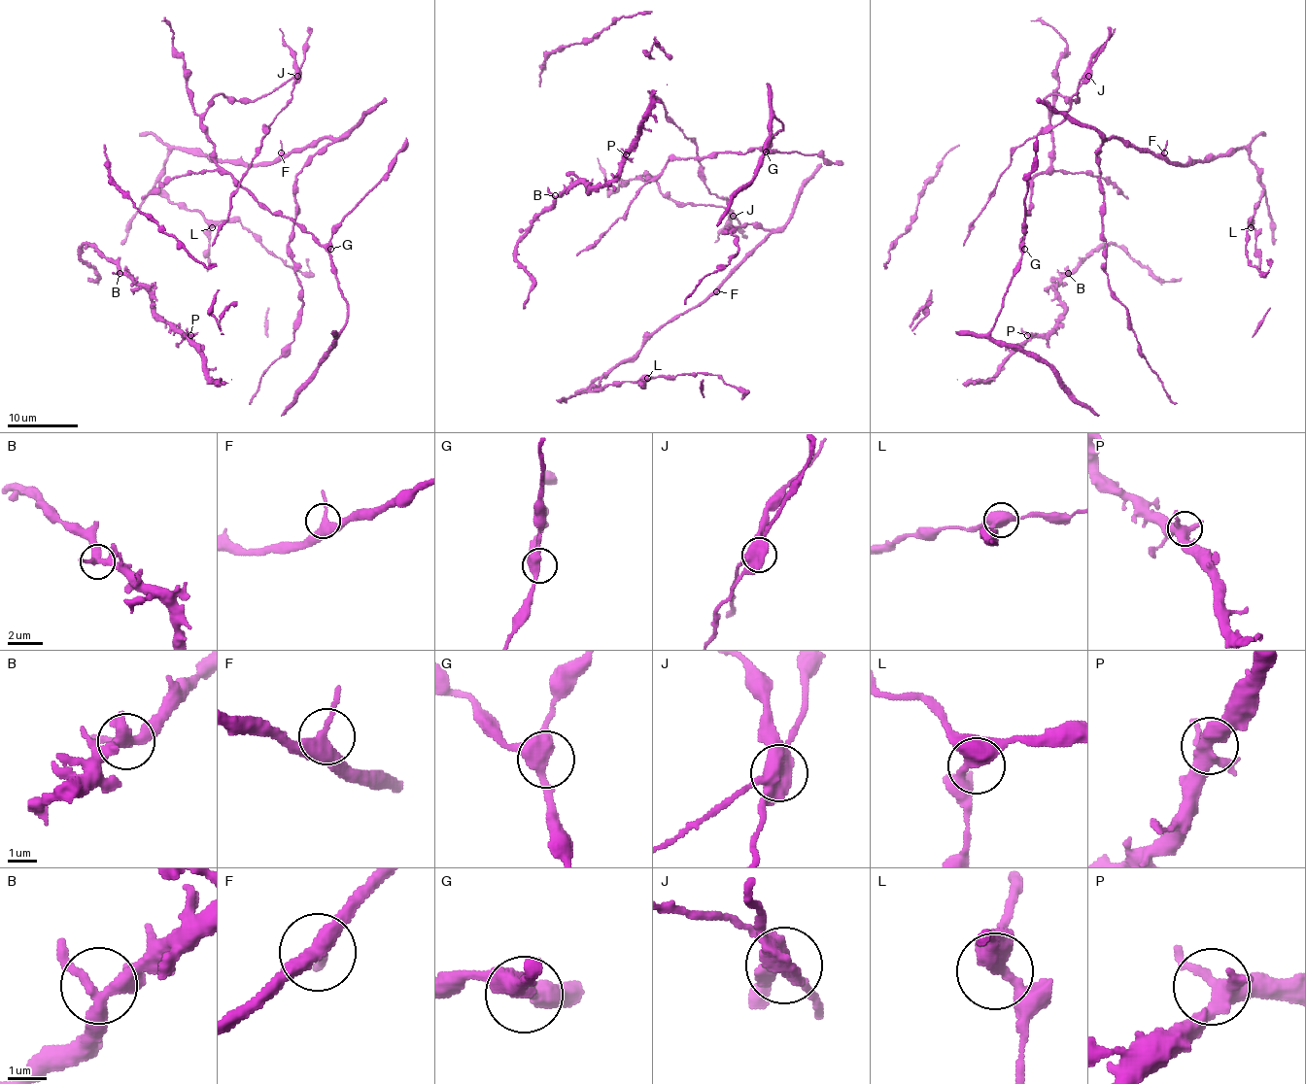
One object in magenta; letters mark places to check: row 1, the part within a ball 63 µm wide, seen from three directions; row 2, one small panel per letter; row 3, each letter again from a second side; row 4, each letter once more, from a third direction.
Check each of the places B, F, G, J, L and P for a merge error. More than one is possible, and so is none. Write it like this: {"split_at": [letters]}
{"split_at": ["J"]}

